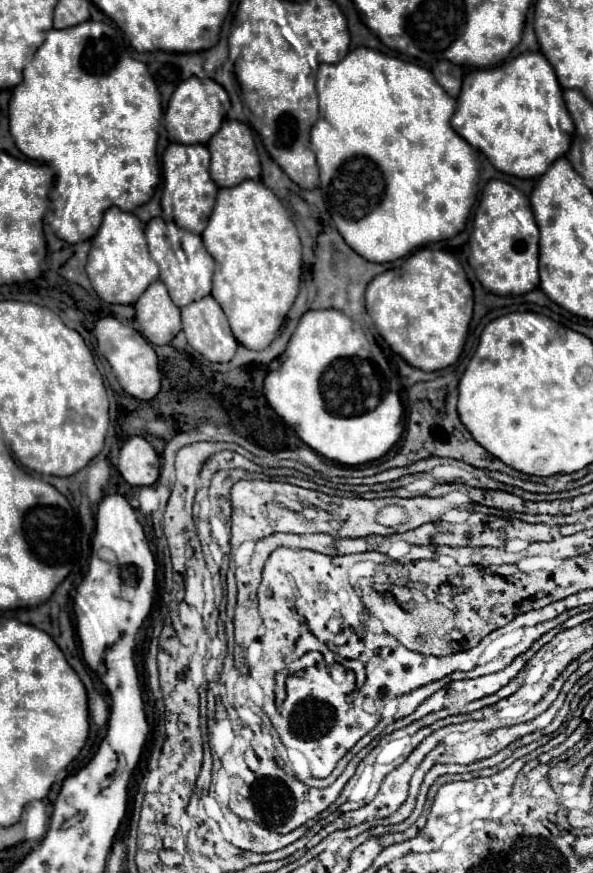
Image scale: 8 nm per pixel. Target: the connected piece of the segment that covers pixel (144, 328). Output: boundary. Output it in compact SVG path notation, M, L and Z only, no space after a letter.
M154 281L134 303L134 309L134 329L154 345L170 343L182 329L180 309L168 297L162 281Z

